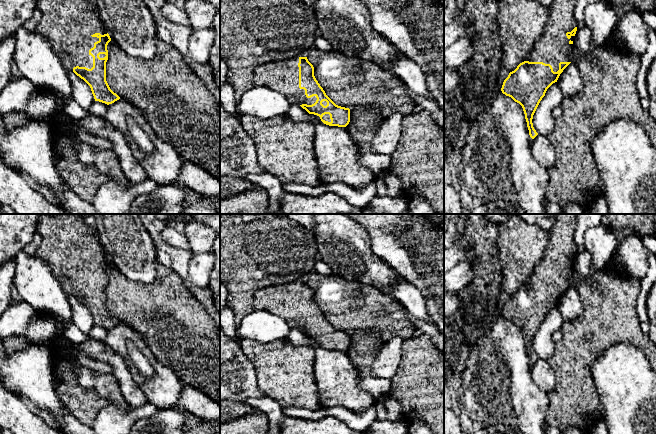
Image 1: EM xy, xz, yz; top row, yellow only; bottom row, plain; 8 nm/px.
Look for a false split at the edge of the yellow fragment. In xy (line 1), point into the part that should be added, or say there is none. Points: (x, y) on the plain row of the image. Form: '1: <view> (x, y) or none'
1: xy (67, 243)

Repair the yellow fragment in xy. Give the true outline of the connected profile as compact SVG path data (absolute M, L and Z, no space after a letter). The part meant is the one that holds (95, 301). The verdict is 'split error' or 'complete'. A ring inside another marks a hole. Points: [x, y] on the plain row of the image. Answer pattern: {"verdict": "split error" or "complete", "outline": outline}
{"verdict": "split error", "outline": "M42 214L36 232L41 235L41 242L35 254L49 263L66 296L74 296L83 303L90 310L95 325L109 329L119 324L120 321L110 313L106 305L107 269L111 262L98 239L97 232L86 225L85 217L77 214Z"}

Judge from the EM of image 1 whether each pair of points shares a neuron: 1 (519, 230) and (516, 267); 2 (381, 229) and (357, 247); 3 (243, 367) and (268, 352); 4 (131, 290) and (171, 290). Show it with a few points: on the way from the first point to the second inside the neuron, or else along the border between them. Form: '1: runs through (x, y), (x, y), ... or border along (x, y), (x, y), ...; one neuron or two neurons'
1: runs through (519, 239), (519, 258); one neuron
2: border along (359, 224), (368, 234), (371, 250), (380, 258); two neurons
3: border along (239, 342), (241, 350), (254, 367), (258, 385); two neurons
4: runs through (141, 290), (161, 290); one neuron

